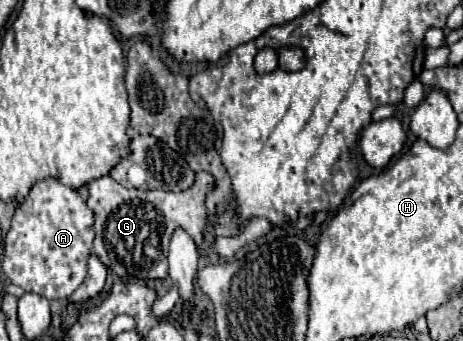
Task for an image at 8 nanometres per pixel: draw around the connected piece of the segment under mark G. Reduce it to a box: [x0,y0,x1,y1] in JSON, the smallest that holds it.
[87,172,215,280]

